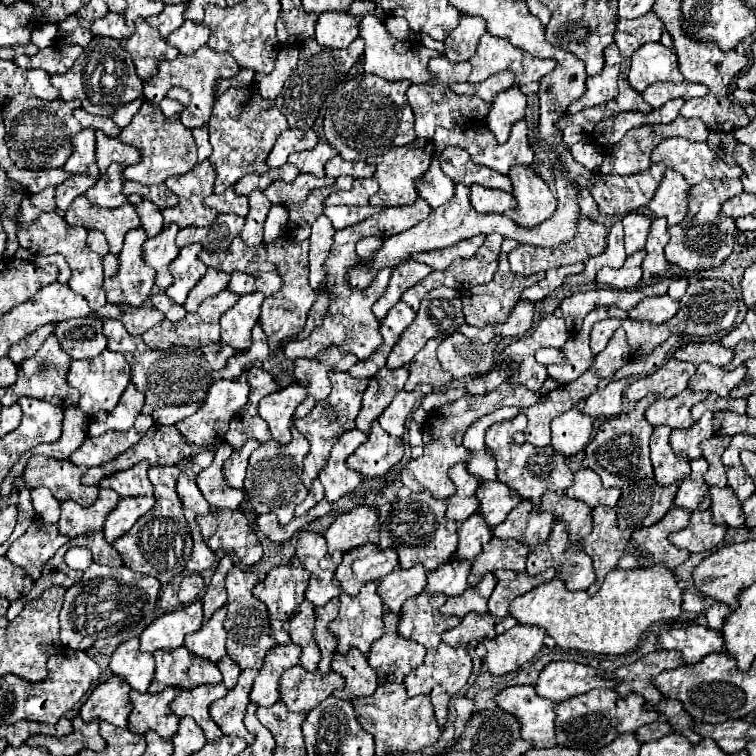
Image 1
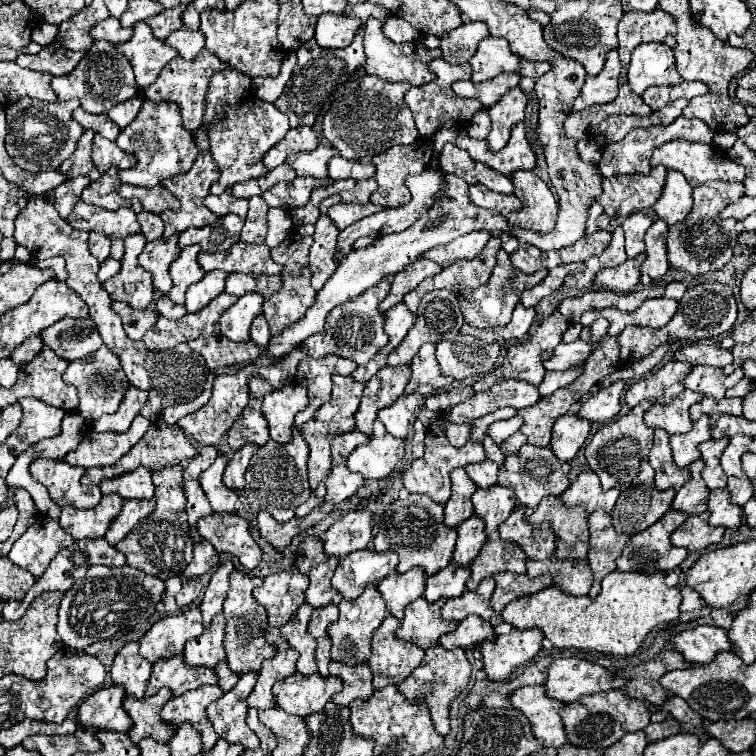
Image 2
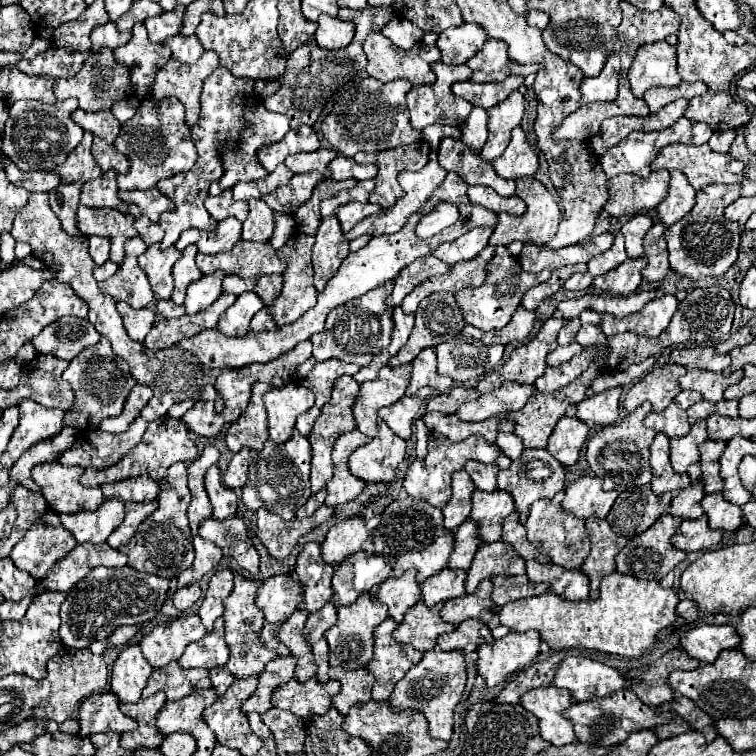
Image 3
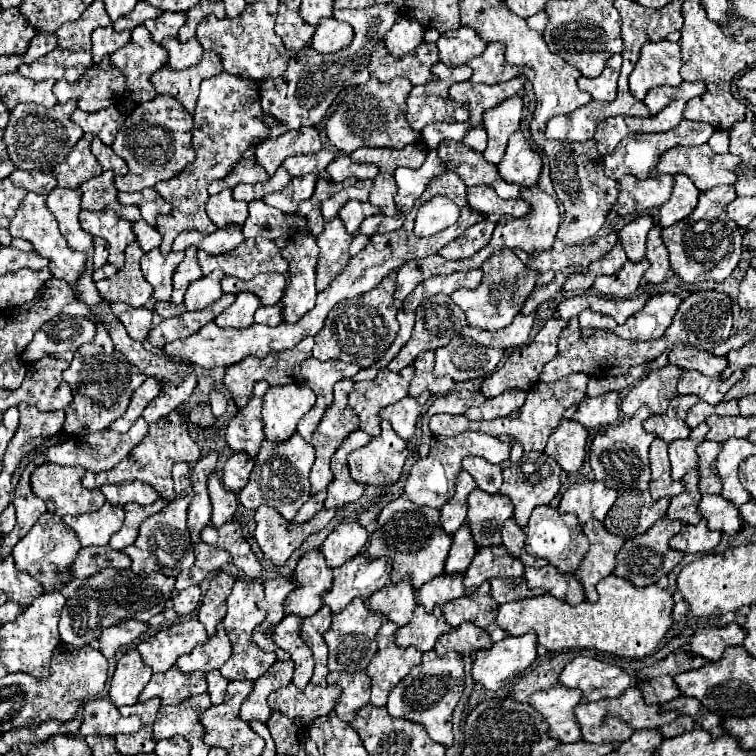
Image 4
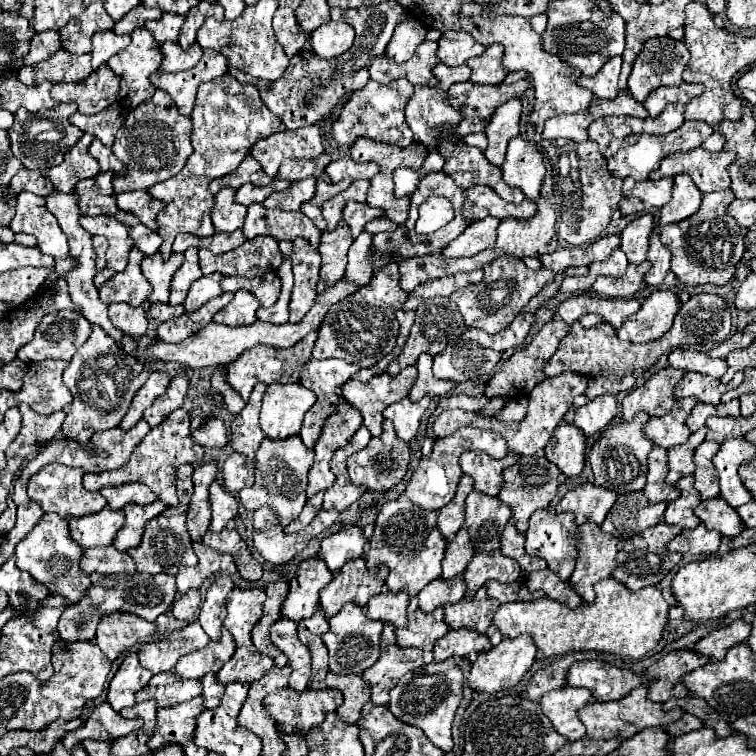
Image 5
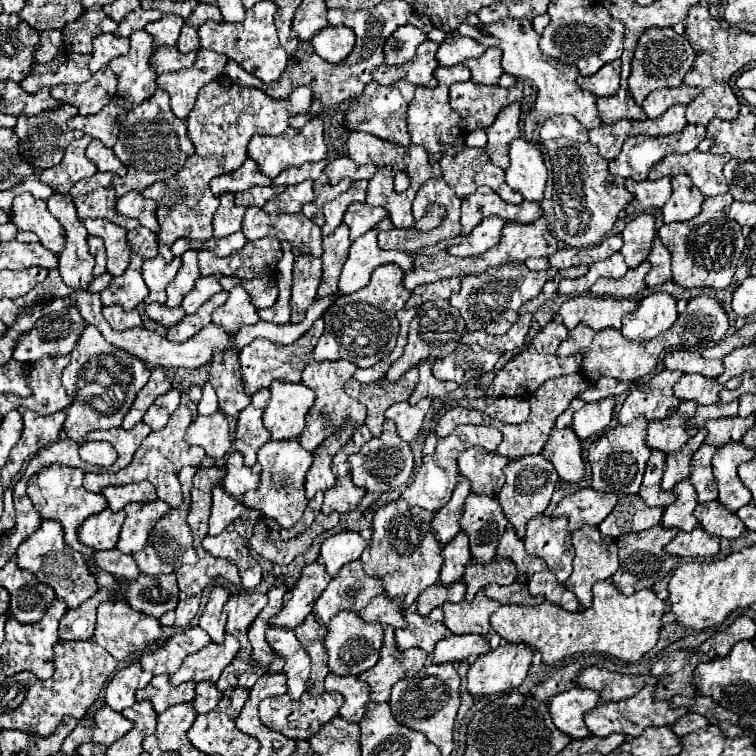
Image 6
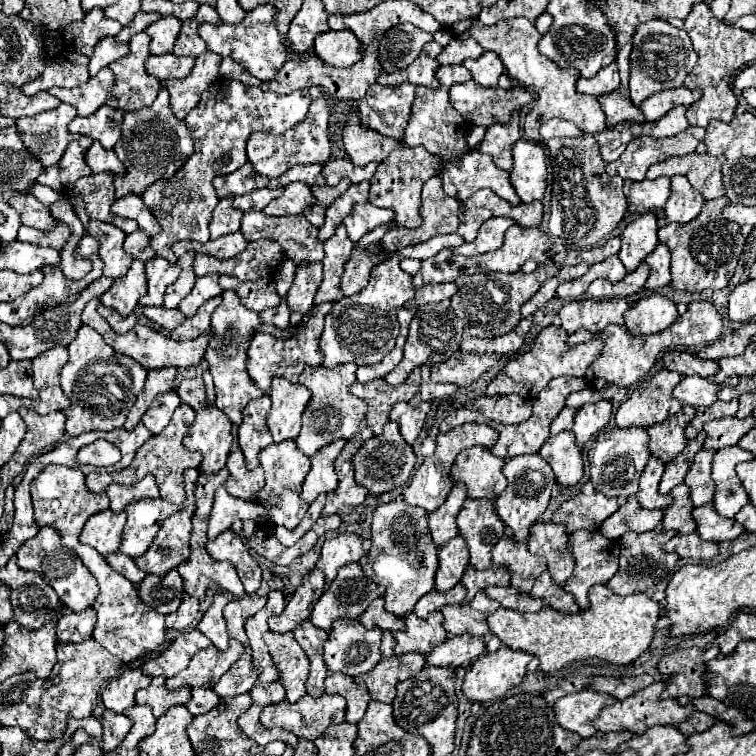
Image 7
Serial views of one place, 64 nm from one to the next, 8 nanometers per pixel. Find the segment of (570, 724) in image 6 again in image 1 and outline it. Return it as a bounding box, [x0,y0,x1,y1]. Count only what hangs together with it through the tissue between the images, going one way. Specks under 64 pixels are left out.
[494,686,554,748]

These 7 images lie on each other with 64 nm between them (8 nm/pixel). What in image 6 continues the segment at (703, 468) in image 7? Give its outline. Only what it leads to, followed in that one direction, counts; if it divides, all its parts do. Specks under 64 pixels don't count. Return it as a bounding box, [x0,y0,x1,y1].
[690,444,718,502]

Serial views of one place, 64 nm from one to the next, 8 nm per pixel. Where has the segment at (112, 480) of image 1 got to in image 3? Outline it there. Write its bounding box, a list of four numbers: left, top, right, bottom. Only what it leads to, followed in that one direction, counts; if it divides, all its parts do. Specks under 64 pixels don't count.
[100,474,158,502]

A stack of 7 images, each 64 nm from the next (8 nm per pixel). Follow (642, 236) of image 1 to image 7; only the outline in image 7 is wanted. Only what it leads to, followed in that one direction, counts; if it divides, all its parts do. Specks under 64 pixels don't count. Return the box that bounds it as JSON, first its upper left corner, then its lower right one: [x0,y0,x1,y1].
[618,212,658,272]

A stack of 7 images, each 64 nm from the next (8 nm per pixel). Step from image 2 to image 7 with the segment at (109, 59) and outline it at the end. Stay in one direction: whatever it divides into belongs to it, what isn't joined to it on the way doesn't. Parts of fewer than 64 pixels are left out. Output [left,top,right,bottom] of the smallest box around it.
[48,68,114,116]

